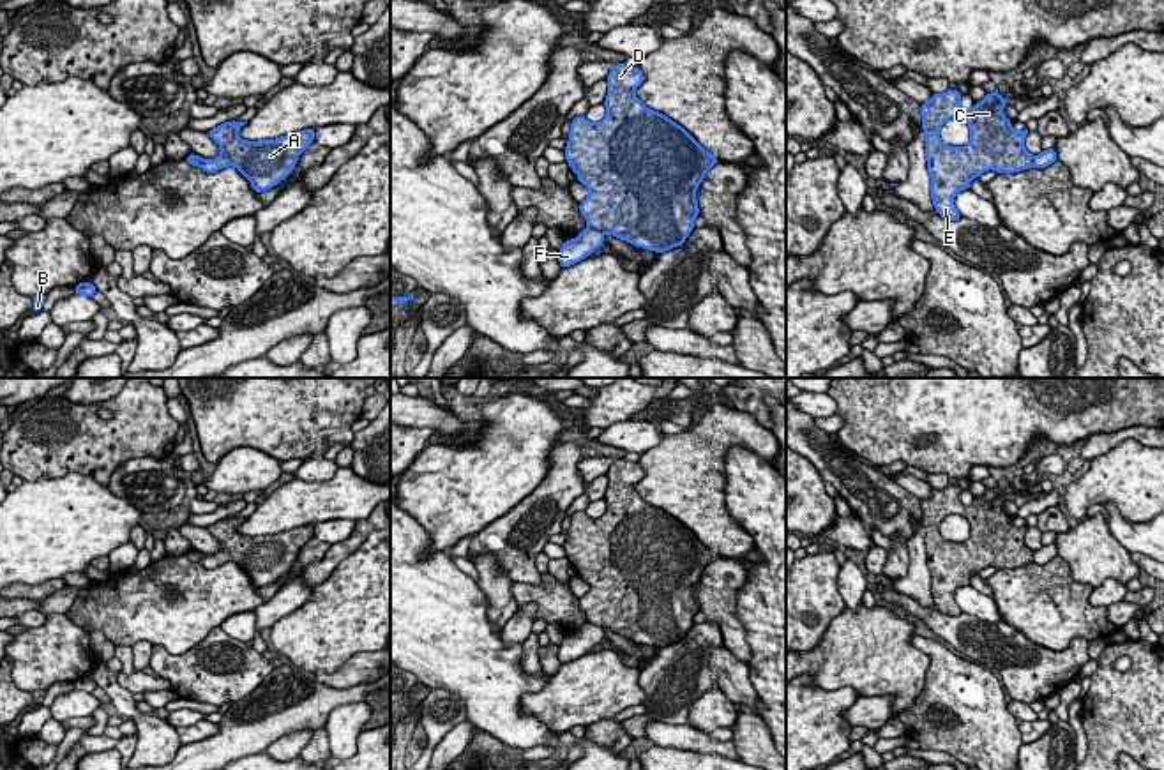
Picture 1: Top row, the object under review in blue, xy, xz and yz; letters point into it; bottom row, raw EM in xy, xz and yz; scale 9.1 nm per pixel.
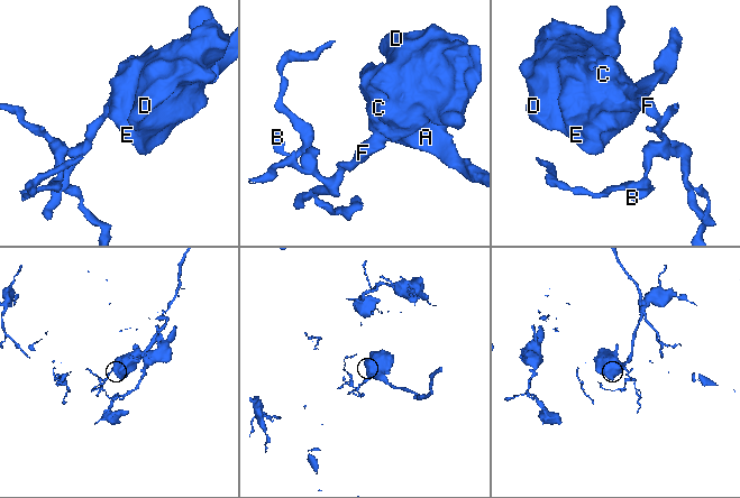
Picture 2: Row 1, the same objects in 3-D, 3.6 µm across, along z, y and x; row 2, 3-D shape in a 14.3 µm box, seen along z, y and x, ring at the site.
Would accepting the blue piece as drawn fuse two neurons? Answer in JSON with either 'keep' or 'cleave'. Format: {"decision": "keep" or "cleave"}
{"decision": "cleave"}

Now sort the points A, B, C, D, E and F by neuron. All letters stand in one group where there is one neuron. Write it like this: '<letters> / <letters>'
A C D E / B F

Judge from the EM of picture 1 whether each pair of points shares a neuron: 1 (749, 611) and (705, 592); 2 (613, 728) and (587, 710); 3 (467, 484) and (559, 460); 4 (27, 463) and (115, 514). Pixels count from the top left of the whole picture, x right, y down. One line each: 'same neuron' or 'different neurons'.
1: different neurons
2: different neurons
3: different neurons
4: different neurons

